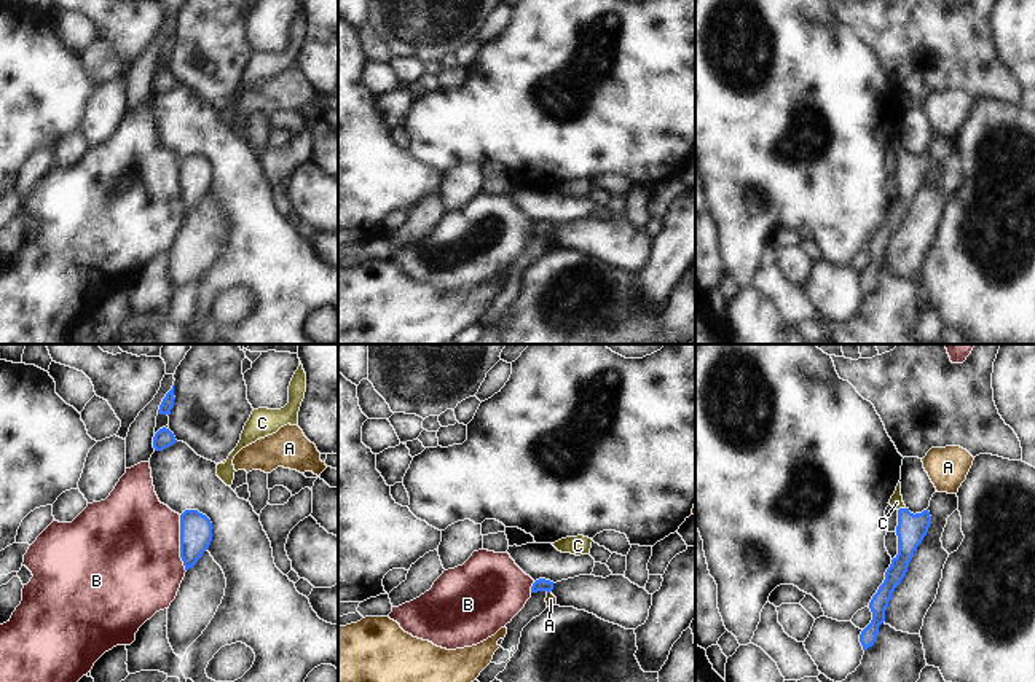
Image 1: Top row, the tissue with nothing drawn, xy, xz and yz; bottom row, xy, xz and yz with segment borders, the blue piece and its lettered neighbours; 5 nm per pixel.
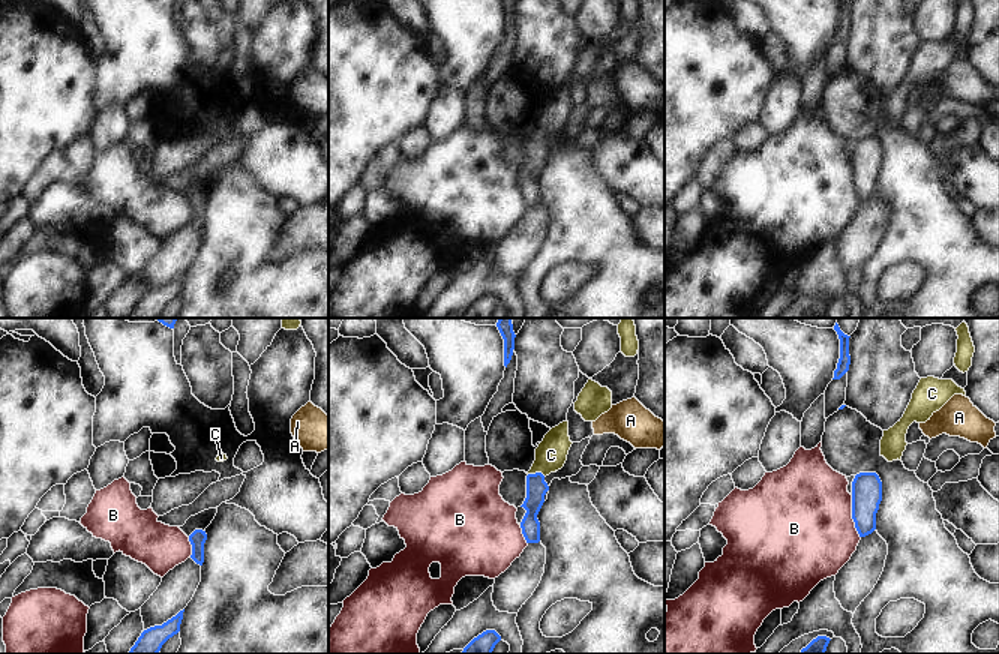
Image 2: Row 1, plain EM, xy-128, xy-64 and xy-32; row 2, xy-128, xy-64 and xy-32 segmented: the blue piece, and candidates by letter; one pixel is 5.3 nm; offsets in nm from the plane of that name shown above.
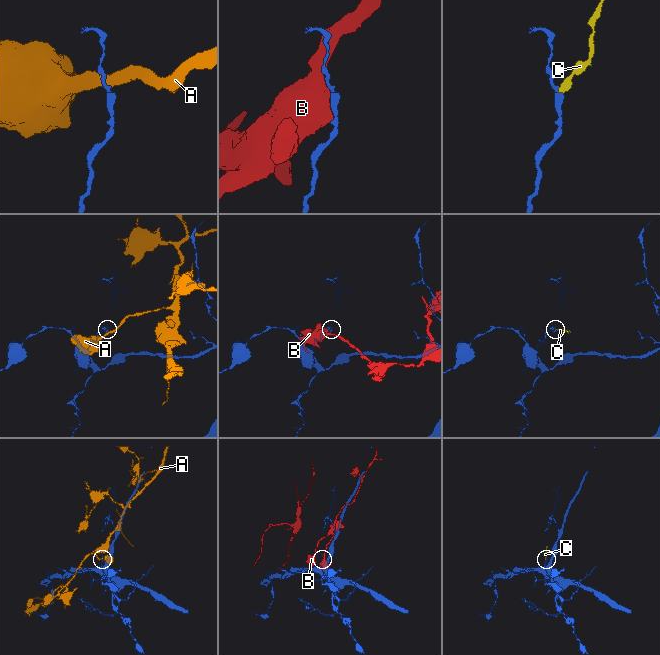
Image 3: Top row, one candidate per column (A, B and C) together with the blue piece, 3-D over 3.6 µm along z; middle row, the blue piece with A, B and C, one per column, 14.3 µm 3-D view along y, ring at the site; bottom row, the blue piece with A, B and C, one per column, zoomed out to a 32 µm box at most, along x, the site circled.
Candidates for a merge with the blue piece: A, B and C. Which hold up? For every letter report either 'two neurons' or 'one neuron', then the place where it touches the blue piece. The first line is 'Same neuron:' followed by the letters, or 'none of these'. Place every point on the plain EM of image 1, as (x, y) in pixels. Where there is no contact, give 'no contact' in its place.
Same neuron: C
A: two neurons; contact xz (549, 235)
B: two neurons; contact xy (181, 187)
C: one neuron; contact yz (901, 152)

